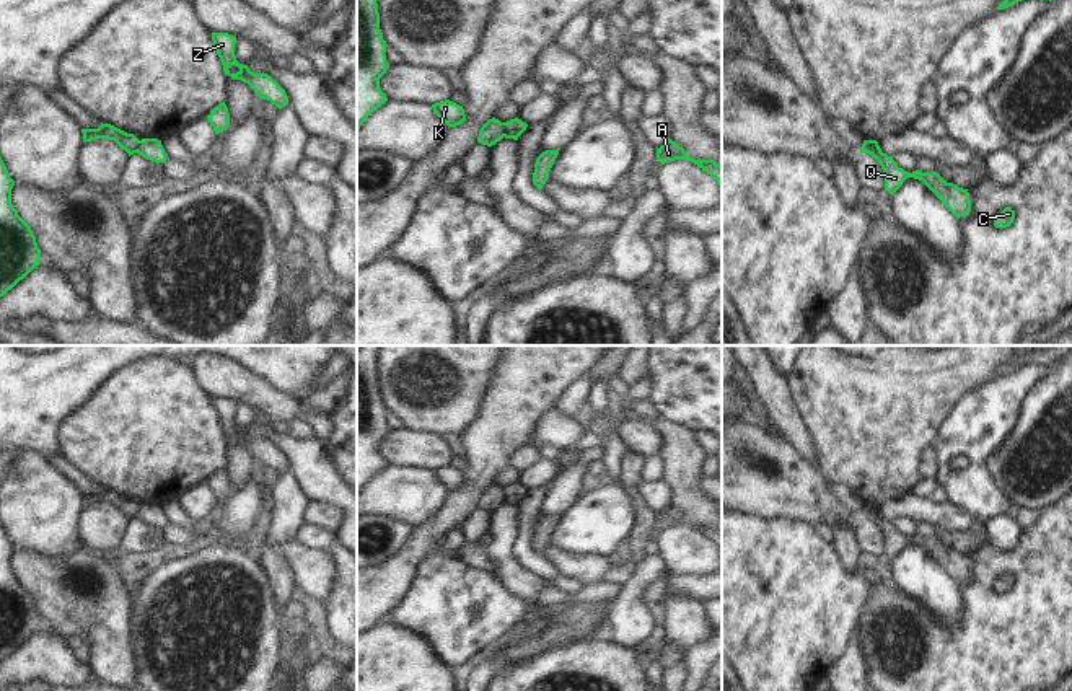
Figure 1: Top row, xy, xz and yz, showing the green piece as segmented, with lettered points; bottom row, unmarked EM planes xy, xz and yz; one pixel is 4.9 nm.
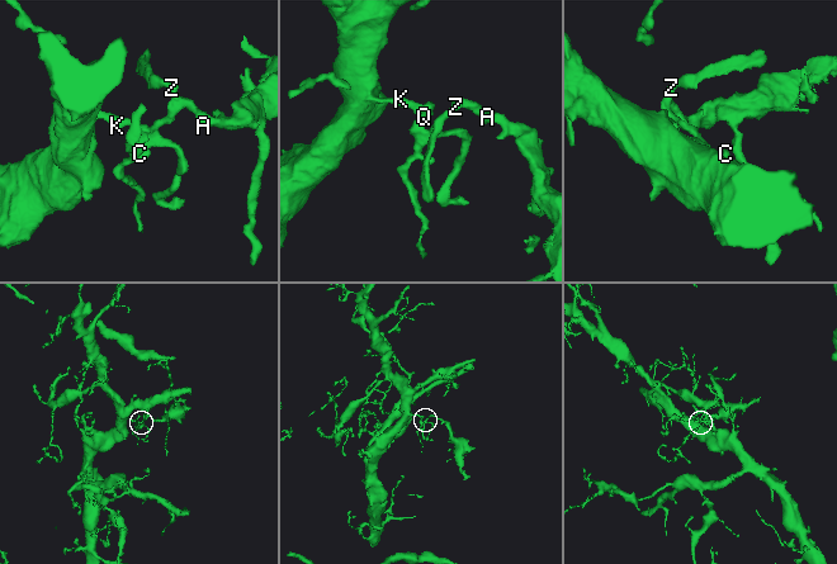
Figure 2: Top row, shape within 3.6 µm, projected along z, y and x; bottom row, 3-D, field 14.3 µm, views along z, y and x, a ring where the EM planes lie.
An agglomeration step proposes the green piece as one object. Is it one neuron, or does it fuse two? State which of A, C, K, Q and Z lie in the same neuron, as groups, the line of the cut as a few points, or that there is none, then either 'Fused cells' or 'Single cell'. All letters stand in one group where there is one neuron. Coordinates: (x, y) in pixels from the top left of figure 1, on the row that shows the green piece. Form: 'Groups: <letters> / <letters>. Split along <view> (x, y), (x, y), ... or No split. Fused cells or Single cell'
Groups: A C Q Z / K. Split along xz (502, 123), (505, 136). Fused cells.

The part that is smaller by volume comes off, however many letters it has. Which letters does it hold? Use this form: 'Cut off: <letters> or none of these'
Cut off: A, C, Q, Z

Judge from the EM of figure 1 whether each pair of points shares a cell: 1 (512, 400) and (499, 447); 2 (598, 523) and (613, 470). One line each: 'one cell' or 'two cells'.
1: one cell
2: one cell

